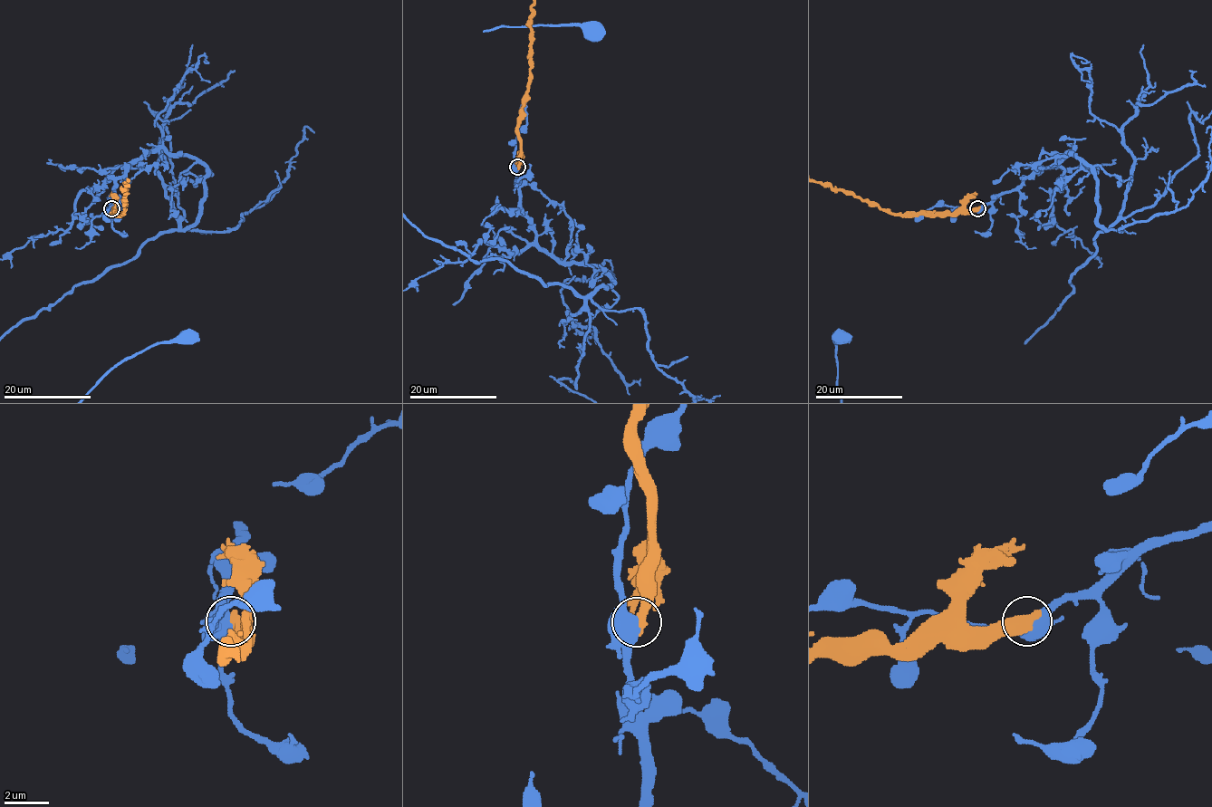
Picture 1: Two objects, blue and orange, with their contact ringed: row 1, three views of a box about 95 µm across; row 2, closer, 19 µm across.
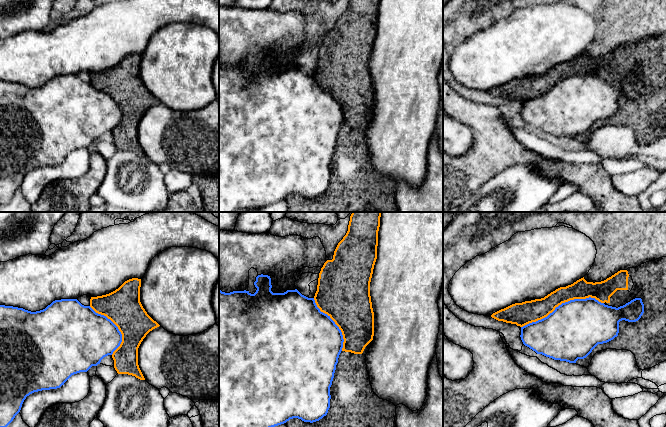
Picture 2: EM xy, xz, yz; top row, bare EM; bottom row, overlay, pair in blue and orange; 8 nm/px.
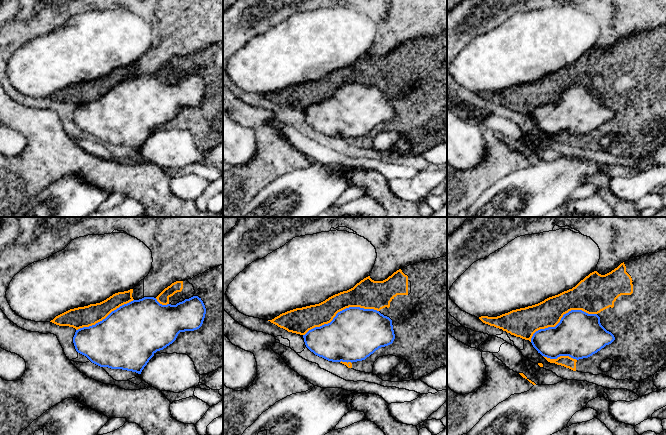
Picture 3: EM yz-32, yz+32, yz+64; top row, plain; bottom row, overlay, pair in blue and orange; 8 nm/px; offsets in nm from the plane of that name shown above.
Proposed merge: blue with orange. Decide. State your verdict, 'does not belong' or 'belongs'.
does not belong

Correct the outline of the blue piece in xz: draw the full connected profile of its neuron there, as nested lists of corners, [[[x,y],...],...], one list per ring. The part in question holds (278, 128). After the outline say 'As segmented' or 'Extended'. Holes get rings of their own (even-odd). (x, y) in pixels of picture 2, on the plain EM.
[[[263,50],[256,53],[254,61],[257,64],[254,70],[246,66],[225,69],[219,65],[219,212],[236,212],[239,209],[259,210],[293,194],[313,199],[326,192],[330,184],[330,163],[344,118],[341,106],[330,92],[320,87],[314,74],[302,71],[297,65],[273,69],[270,52]]]. As segmented

